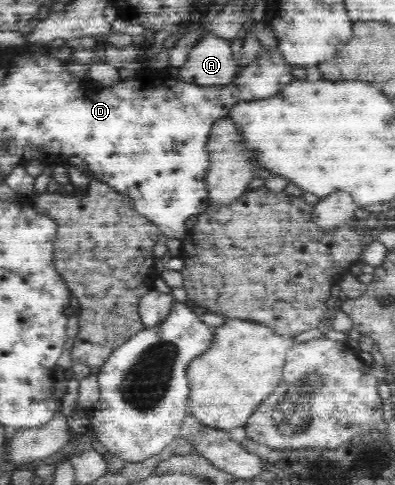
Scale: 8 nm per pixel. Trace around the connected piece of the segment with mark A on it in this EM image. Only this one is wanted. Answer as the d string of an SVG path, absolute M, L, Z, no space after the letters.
M206 32L194 44L186 63L179 67L178 77L183 83L199 87L225 86L234 82L236 71L238 67L232 58L231 40Z

